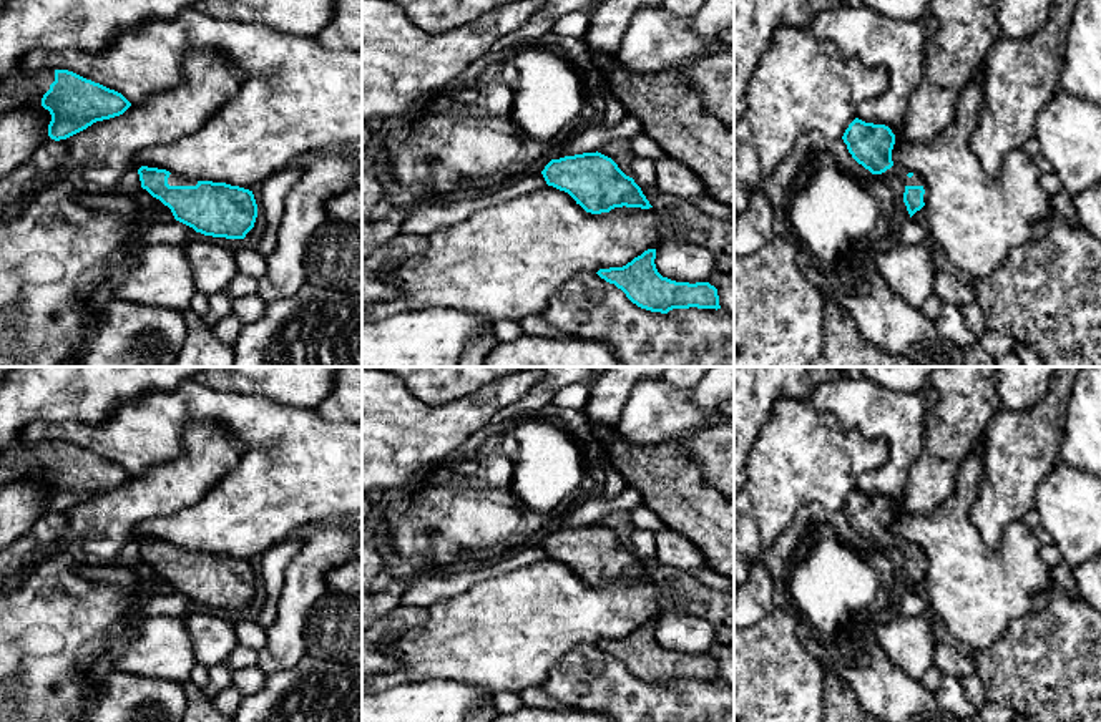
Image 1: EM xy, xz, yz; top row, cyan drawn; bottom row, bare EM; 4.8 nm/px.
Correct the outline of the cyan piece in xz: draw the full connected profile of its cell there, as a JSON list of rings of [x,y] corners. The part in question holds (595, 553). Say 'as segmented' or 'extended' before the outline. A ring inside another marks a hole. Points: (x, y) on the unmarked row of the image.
as segmented | [[[598,523],[551,531],[541,546],[548,558],[568,564],[591,586],[623,578],[653,579],[634,551]]]

